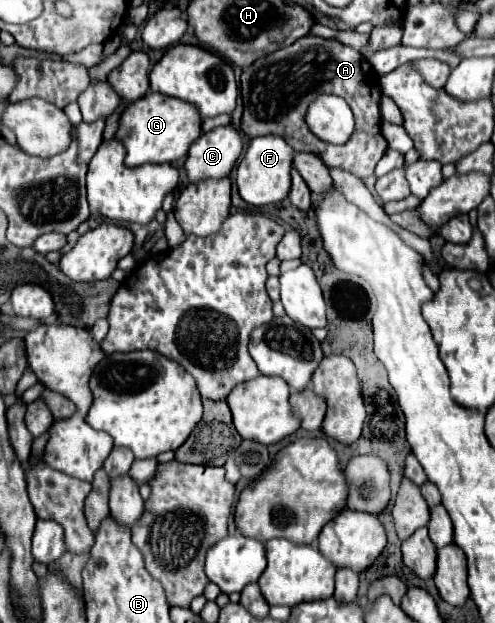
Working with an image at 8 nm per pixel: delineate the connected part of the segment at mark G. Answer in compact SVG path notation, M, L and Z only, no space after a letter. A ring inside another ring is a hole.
M147 92L137 102L129 104L119 118L115 138L125 146L125 166L137 168L143 164L165 164L183 158L189 146L201 136L201 118L195 106L165 94Z

